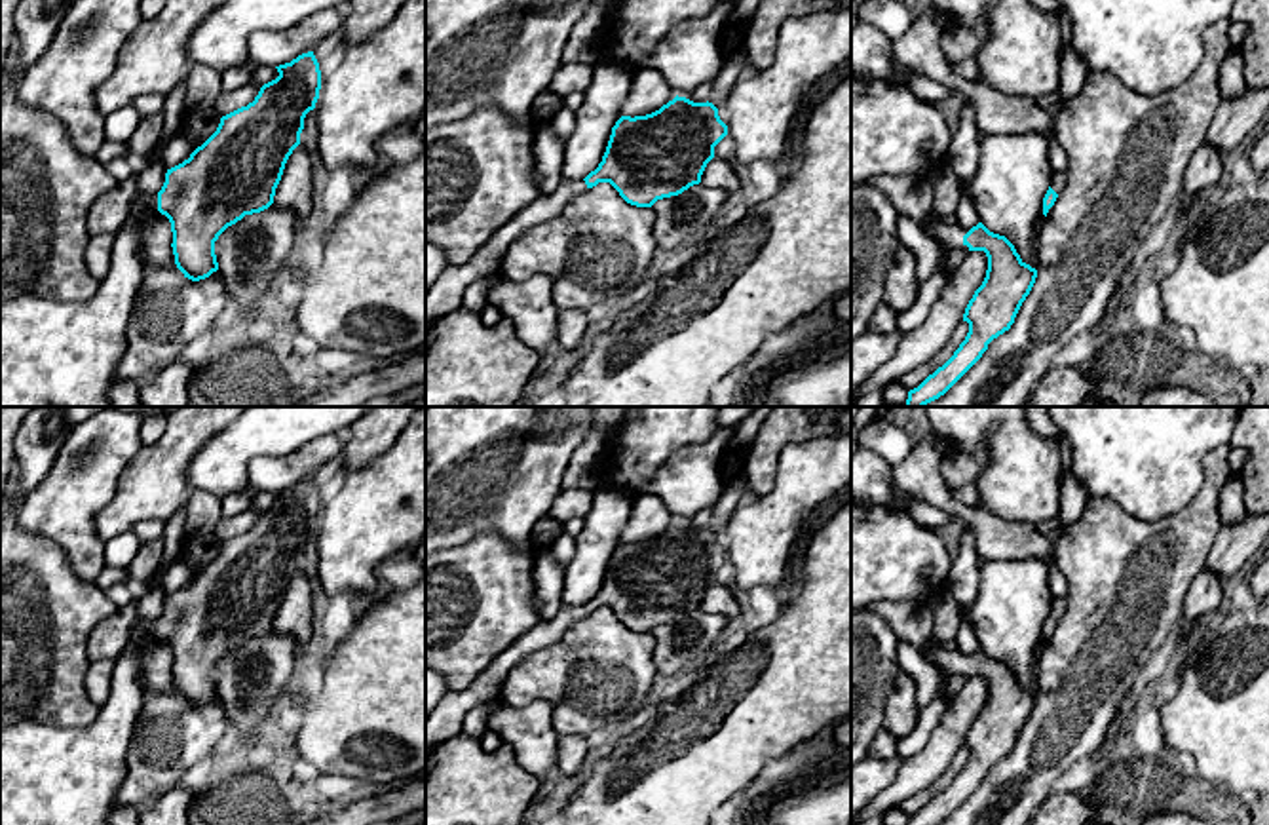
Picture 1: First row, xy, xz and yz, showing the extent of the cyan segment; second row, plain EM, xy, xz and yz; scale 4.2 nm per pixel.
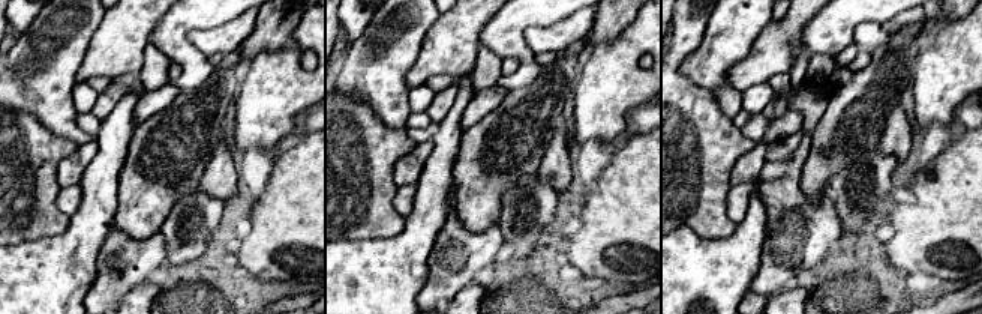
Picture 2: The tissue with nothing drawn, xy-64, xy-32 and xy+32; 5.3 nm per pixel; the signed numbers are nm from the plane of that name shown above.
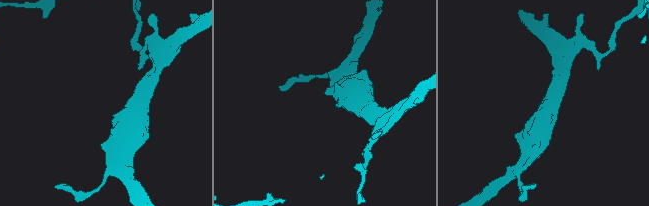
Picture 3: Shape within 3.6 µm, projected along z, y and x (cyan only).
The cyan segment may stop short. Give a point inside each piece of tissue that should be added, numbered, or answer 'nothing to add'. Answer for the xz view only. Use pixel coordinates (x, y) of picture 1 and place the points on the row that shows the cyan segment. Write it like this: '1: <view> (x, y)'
1: xz (445, 295)

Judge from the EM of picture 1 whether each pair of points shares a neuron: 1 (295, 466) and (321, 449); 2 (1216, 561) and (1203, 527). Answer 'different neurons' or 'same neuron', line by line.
1: same neuron
2: different neurons

